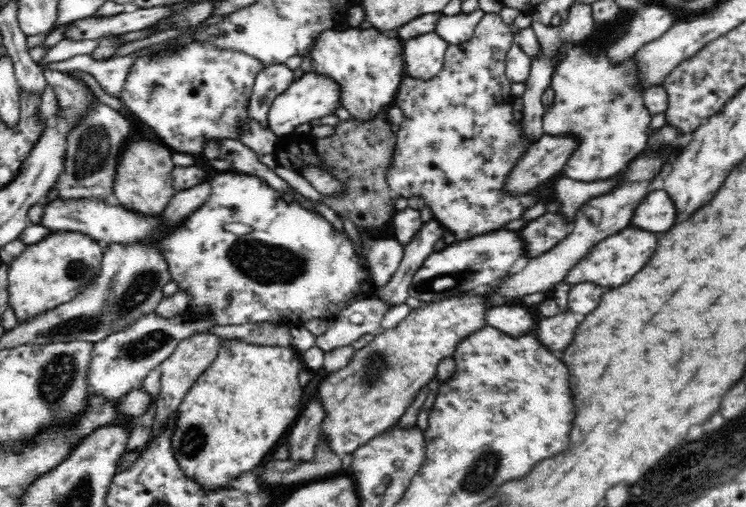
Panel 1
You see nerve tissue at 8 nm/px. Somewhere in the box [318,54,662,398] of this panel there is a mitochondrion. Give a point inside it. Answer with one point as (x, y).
(438, 284)

